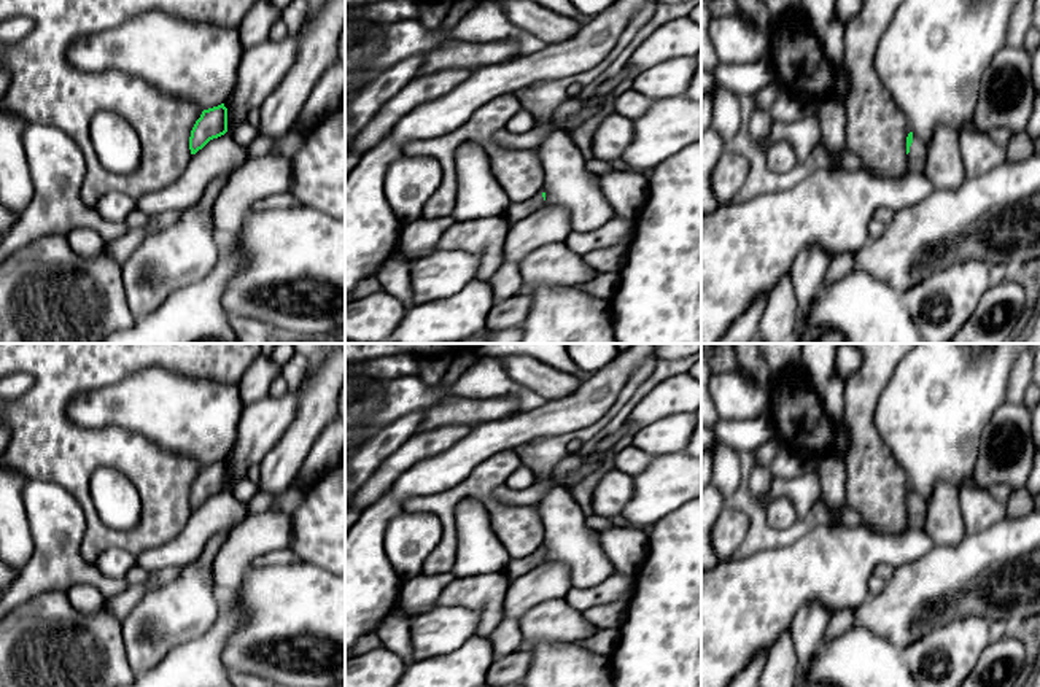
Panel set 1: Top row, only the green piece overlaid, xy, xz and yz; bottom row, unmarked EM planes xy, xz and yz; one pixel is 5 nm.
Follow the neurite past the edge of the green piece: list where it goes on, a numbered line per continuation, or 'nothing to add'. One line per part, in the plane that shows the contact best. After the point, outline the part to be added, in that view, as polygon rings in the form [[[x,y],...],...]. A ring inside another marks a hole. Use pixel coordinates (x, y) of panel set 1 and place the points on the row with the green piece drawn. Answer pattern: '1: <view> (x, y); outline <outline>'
1: yz (916, 156); outline [[[913,134],[913,143],[911,143],[910,153],[908,153],[908,162],[910,162],[911,172],[924,173],[926,153],[927,153],[926,143],[918,135]]]

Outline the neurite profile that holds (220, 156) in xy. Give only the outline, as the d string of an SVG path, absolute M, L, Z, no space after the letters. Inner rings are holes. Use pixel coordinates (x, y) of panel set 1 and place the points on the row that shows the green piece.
M231 134L213 138L191 156L186 170L172 184L138 197L137 208L149 216L189 208L202 199L215 180L231 175L246 159L246 148L240 146Z

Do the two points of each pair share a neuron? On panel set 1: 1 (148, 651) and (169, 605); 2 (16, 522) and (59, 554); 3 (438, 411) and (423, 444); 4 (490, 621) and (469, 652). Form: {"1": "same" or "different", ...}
{"1": "same", "2": "different", "3": "different", "4": "different"}

